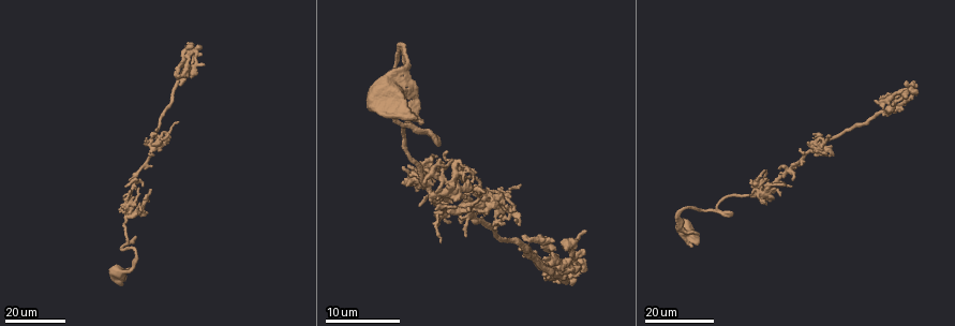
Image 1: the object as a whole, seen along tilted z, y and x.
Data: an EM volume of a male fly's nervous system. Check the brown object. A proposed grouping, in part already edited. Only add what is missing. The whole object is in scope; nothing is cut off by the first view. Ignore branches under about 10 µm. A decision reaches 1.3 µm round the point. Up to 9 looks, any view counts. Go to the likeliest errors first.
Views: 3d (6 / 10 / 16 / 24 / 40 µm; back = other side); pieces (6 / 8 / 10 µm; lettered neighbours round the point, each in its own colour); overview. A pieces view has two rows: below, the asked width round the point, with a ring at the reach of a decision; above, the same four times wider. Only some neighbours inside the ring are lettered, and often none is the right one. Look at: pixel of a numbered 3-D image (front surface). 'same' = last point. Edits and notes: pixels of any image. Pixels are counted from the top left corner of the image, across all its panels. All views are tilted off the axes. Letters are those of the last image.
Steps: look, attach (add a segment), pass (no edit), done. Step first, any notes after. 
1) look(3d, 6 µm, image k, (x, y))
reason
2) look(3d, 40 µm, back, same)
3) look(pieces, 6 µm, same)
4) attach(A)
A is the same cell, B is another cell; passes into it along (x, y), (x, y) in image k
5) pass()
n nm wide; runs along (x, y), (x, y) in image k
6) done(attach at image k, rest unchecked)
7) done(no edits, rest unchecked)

look(3d, 24 µm, image 1, (419, 206))
tapers out

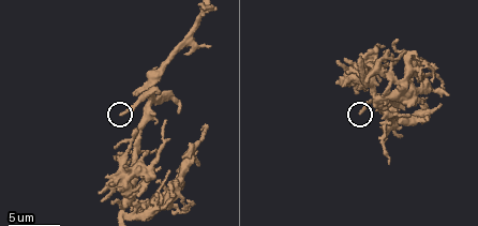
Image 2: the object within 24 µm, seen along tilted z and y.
look(pieces, 8 µm, image 2, (121, 112))
what lies round it

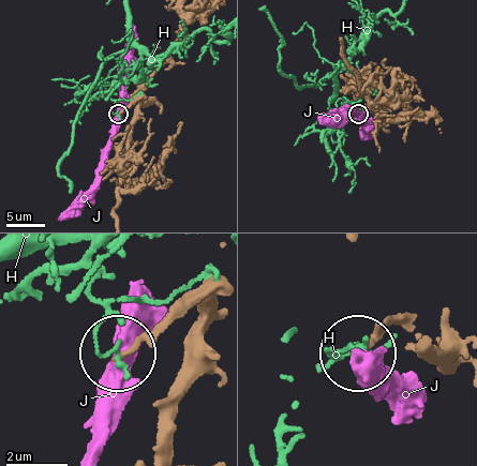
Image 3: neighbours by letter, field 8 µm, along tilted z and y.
pass()
H and J are other cells; no lettered segment goes on from it

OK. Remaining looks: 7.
look(pieces, 8 µm, image 2, (177, 109))
branch stops here

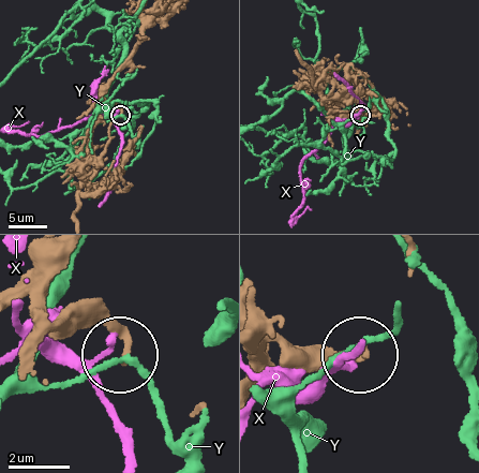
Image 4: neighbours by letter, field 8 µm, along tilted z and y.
pass()
220 nm wide; X and Y are other cells; runs along (45, 331), (94, 323), (120, 352) in image 4; none of them fits

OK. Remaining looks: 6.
look(3d, 10 µm, image 2, (448, 94))
thin end

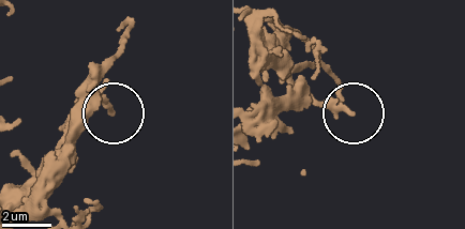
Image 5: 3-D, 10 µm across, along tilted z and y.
look(pieces, 6 µm, image 5, (108, 111))

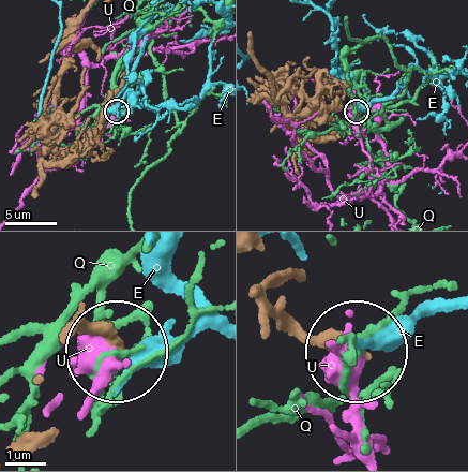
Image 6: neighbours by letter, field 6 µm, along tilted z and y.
pass()
E, Q and U are other cells; no lettered segment goes on from it

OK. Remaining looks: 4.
look(3d, 24 µm, image 1, (143, 145))
branch stops here

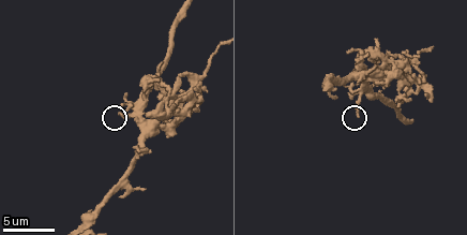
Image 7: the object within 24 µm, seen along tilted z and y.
look(pieces, 10 µm, image 7, (358, 114))

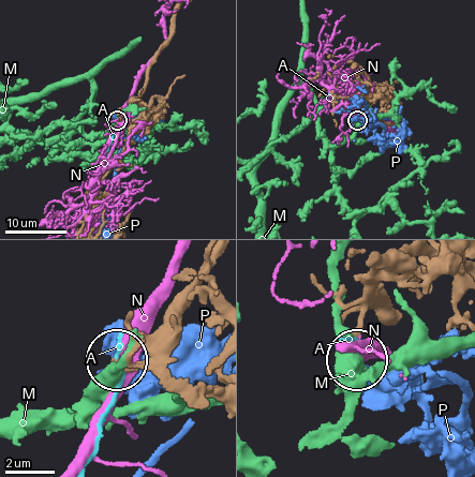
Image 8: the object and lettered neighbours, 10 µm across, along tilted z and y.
pass()
160 nm wide; A, M, N and P are other cells; no lettered segment goes on from it

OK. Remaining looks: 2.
done(no edits, rest unchecked)

